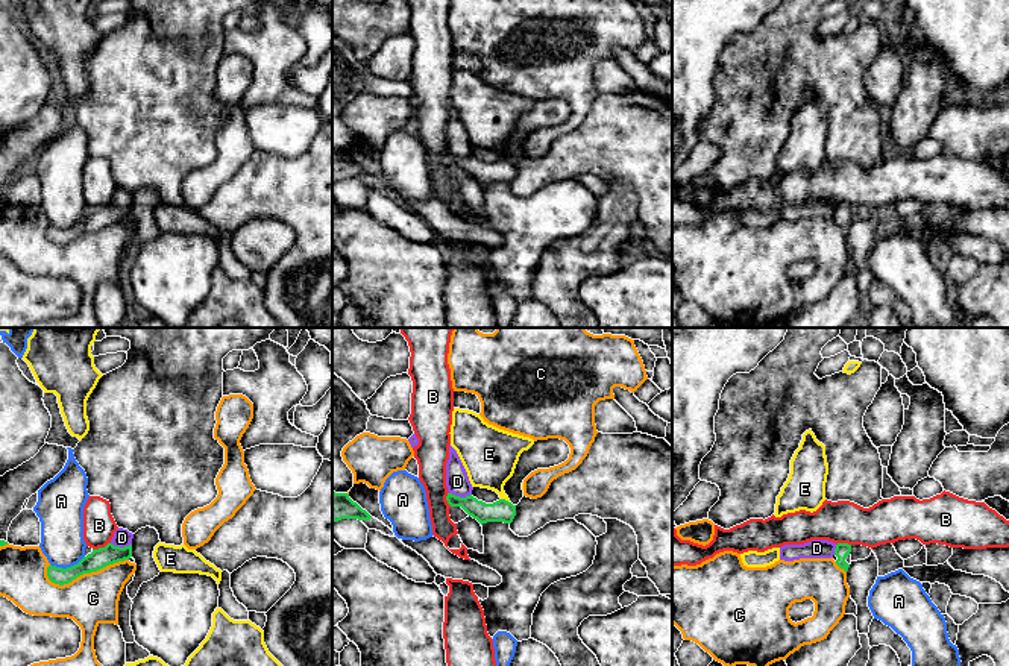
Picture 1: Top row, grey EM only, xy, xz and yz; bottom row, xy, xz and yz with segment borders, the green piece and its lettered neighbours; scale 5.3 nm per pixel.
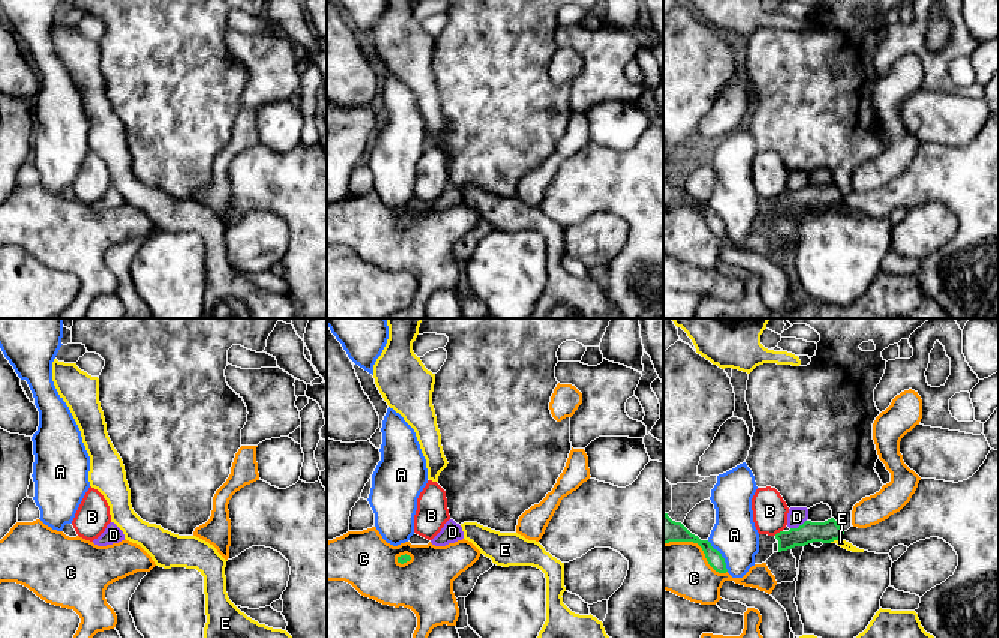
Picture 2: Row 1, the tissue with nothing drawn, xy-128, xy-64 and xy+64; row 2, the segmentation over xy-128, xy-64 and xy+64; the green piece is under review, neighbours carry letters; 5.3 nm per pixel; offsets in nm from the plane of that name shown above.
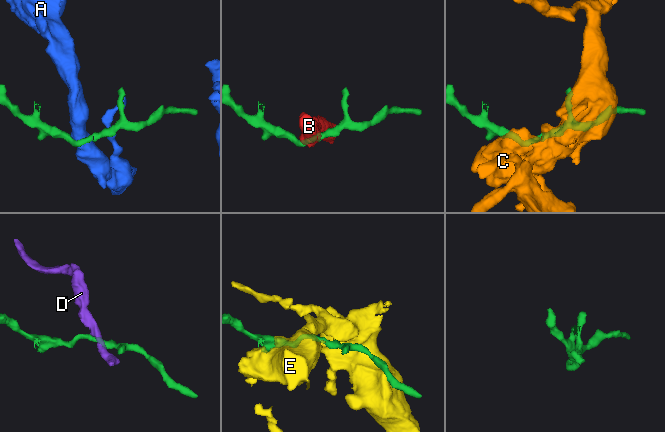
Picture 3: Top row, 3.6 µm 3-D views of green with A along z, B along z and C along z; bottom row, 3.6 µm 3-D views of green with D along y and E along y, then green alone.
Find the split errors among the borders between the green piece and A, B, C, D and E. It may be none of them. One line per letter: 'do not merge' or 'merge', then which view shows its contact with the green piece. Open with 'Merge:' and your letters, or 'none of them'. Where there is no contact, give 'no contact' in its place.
Merge: none of them
A: do not merge; meets green in xy
B: do not merge; meets green in xy
C: do not merge; meets green in xy
D: do not merge; meets green in xz
E: do not merge; meets green in xz

